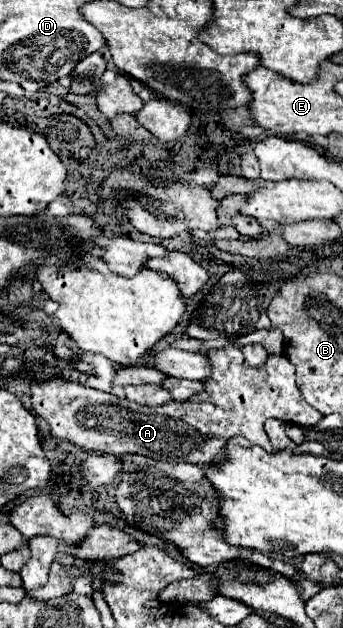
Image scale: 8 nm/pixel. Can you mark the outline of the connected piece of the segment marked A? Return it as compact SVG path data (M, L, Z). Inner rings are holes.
M225 345L219 349L211 349L205 353L211 363L211 375L203 381L203 391L199 395L193 395L191 399L179 403L179 401L169 401L159 407L145 407L137 403L127 403L127 399L115 397L105 391L81 387L79 383L61 379L61 377L49 377L45 381L31 379L31 403L37 415L41 415L49 425L51 433L55 437L67 439L83 449L93 449L99 453L137 453L145 455L149 459L161 459L169 463L195 463L199 467L209 465L223 453L223 441L227 437L243 435L251 443L269 449L271 453L271 443L269 437L263 433L263 423L271 417L281 419L283 423L303 423L303 425L315 425L321 421L321 413L317 409L311 409L307 401L303 401L297 385L295 385L295 367L285 355L273 355L269 357L263 365L251 367L247 365L241 349L233 345Z

